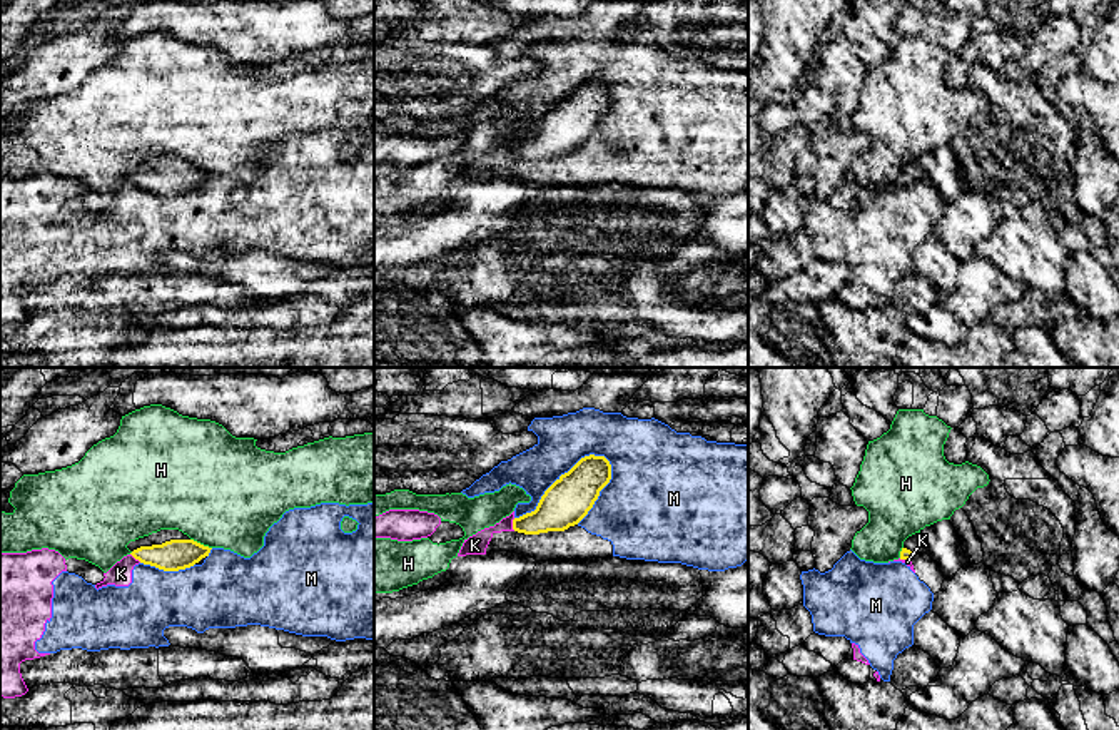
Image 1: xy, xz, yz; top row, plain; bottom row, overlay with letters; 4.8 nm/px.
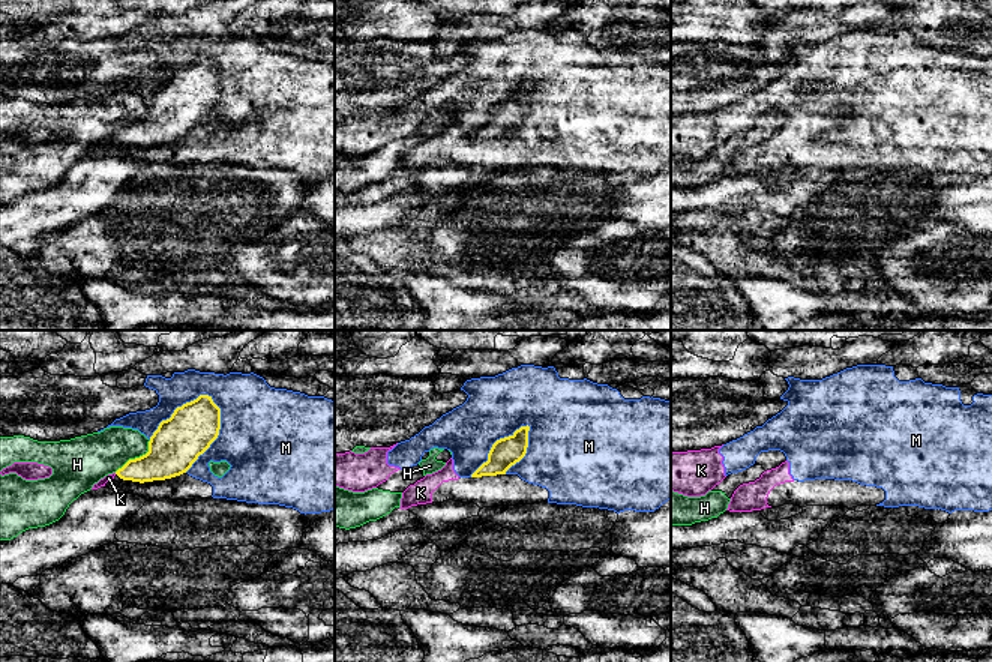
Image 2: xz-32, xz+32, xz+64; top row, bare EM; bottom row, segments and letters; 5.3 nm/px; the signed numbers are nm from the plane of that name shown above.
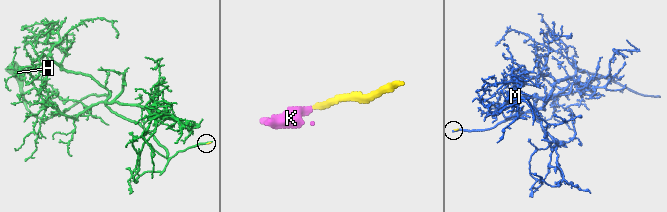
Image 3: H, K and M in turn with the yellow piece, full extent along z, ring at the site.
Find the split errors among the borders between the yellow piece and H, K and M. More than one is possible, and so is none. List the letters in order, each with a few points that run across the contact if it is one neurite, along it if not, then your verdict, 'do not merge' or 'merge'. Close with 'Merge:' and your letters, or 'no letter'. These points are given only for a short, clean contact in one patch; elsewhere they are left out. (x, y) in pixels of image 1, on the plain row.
H: do not merge
K: line xz (515, 144), (513, 156); do not merge
M: do not merge
Merge: no letter

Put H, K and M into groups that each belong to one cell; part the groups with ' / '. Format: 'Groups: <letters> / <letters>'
Groups: H / K M

